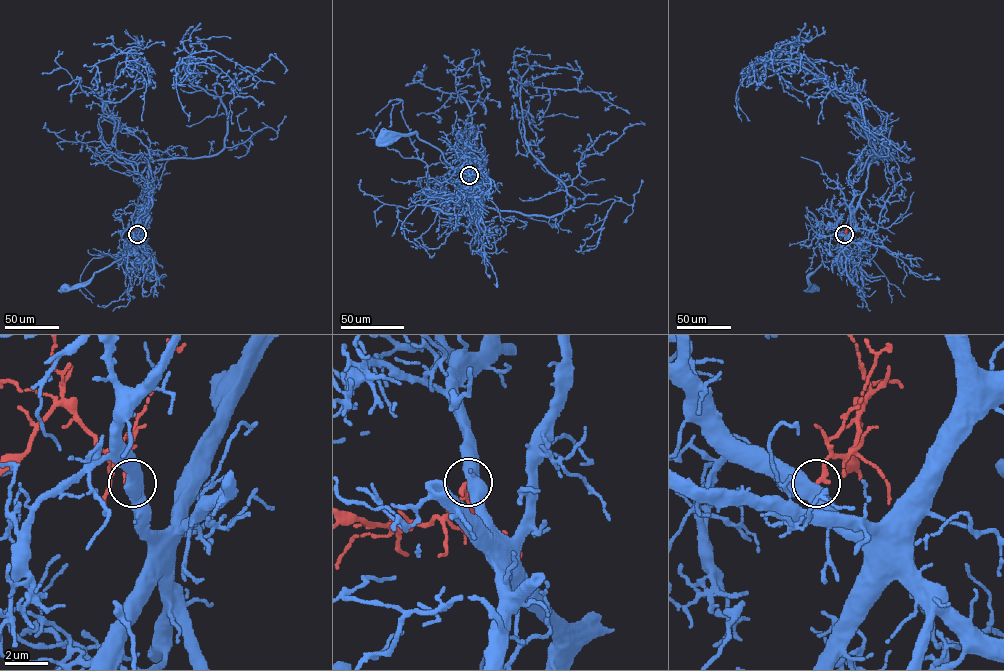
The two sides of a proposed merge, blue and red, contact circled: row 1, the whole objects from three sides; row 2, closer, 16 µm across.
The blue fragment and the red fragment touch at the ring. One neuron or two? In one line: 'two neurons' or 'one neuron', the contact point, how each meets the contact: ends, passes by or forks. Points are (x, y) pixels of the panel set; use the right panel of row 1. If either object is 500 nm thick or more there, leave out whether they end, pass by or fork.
one neuron; place (844, 234)

